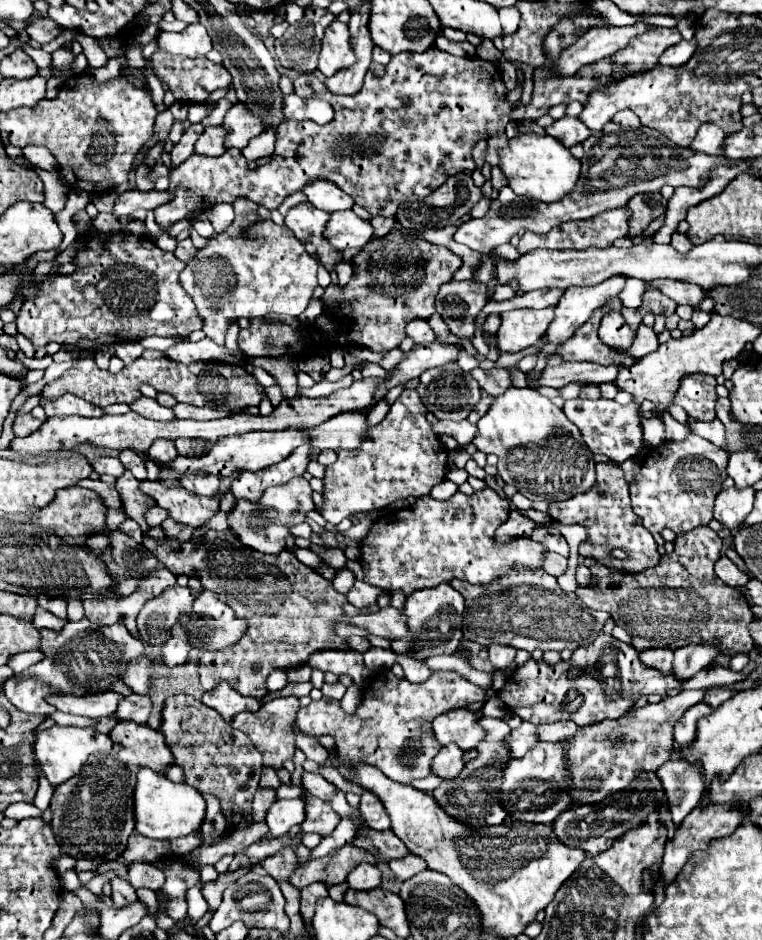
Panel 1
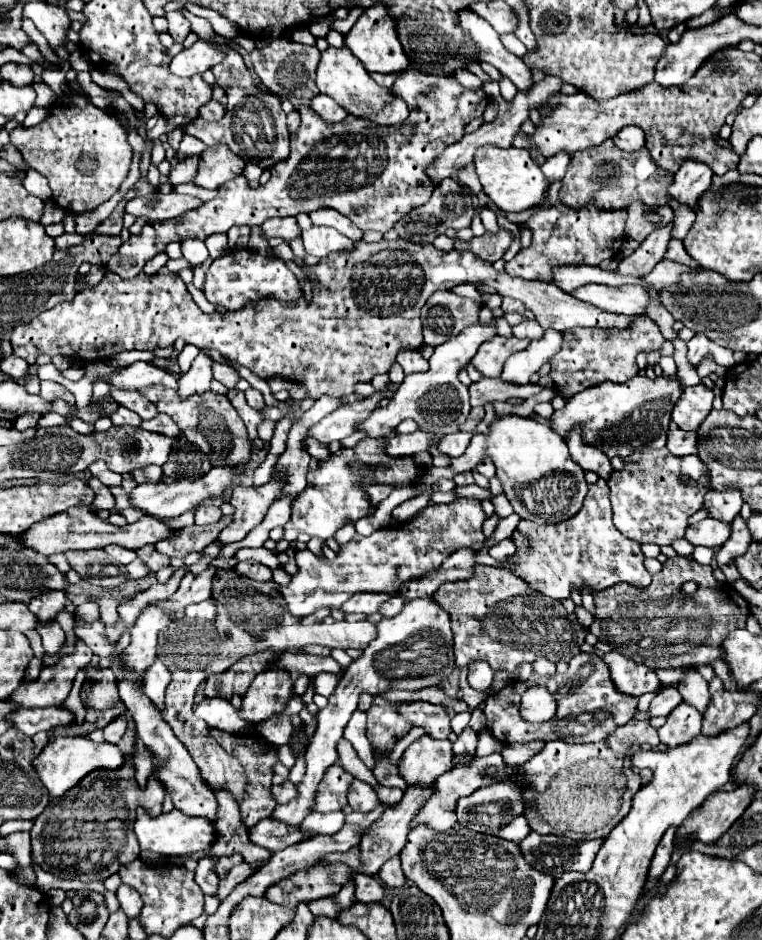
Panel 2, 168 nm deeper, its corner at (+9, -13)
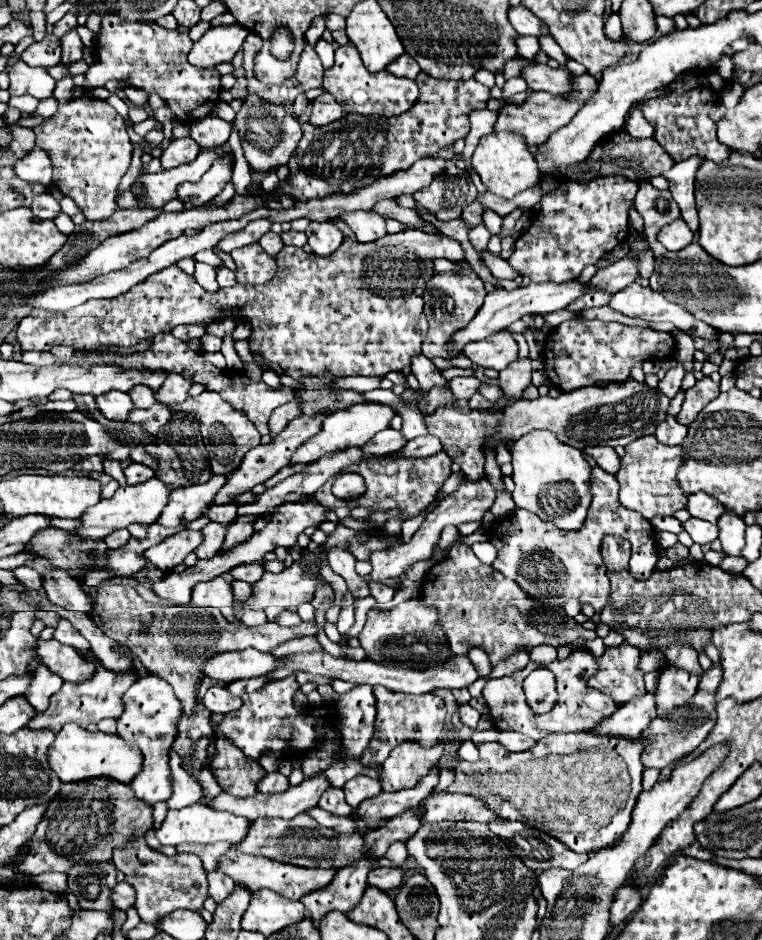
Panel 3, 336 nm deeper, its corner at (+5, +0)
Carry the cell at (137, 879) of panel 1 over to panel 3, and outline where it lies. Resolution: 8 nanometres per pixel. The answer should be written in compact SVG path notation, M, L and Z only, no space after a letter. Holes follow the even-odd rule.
M118 882L114 892L110 894L110 902L112 908L126 912L130 906L134 906L134 890L130 890L126 882Z

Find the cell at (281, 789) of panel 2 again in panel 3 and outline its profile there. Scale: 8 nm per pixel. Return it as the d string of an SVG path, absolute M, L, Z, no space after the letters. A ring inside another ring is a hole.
M272 772L272 774L266 774L262 780L258 780L256 788L258 788L258 792L262 792L262 794L284 792L284 790L288 788L288 778L282 776L280 772Z

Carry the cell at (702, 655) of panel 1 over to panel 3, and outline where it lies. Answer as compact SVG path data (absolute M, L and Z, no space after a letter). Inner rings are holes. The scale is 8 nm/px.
M646 692L640 700L620 706L612 716L604 718L590 732L596 736L614 736L614 738L638 738L646 724L654 718L654 694Z

